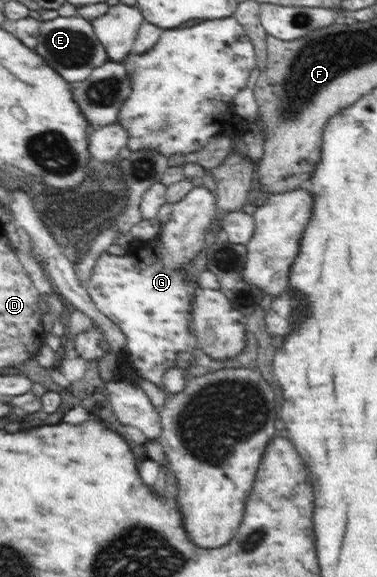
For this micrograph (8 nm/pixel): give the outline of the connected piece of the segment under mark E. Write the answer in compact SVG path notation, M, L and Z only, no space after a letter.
M57 16L40 22L39 43L34 50L70 85L85 81L95 68L108 61L102 43L98 40L90 20Z

